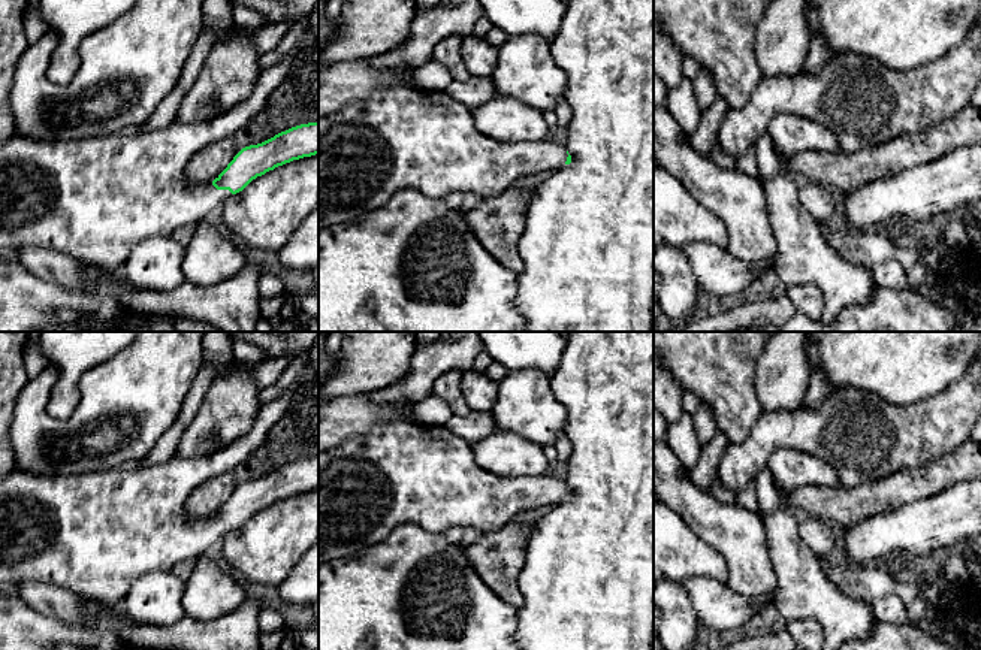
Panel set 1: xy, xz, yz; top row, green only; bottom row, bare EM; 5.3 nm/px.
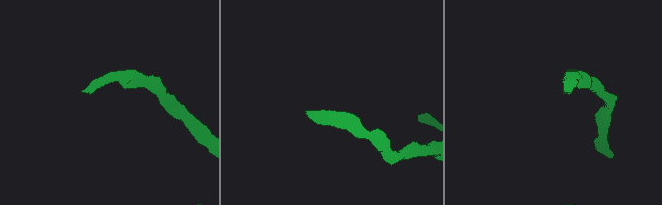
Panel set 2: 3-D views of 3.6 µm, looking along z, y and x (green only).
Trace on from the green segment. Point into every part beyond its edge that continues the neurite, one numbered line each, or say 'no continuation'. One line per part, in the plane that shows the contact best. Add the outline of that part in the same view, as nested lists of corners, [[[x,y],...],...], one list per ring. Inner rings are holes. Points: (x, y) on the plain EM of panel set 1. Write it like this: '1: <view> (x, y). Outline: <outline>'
1: xy (94, 534). Outline: [[[319,335],[302,356],[305,368],[292,387],[260,406],[250,432],[209,456],[178,457],[148,468],[40,477],[15,469],[0,481],[0,583],[45,583],[103,605],[123,605],[133,583],[153,571],[203,554],[232,530],[209,519],[190,519],[184,504],[203,483],[254,453],[287,411],[296,387],[319,372]]]

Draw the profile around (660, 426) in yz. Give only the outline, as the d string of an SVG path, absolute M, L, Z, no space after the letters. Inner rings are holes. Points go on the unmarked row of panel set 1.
M654 408L654 445L661 441L665 439L668 426L664 420L664 417Z

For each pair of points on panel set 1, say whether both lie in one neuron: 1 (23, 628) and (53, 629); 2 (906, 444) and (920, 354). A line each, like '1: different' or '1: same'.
1: same
2: different

